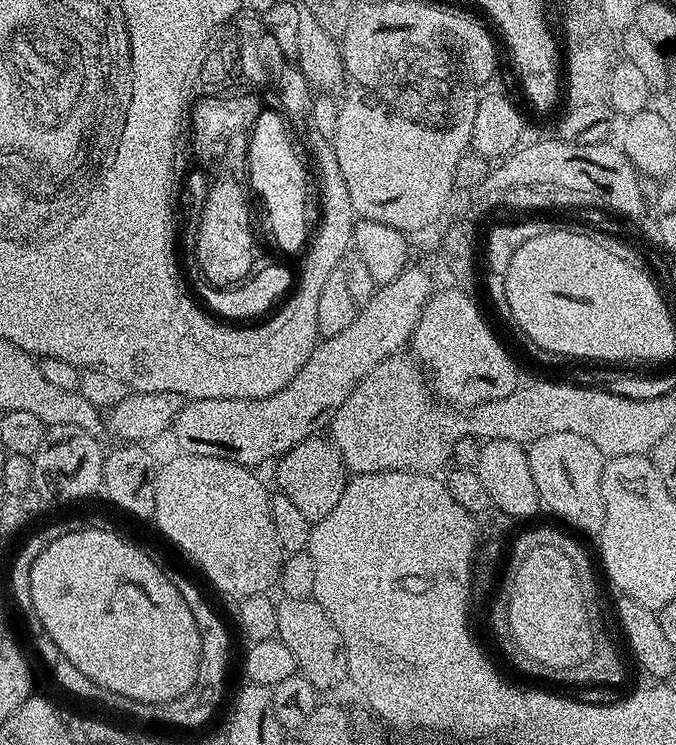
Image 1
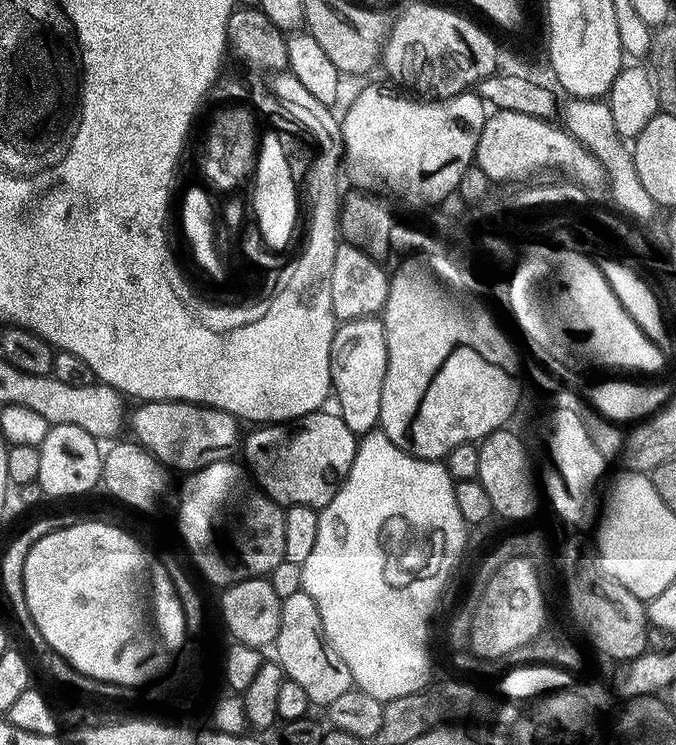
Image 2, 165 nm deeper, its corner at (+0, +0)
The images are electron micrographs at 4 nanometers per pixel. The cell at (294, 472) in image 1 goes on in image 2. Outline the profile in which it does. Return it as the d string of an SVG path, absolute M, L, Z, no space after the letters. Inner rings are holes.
M328 411L311 412L283 424L256 426L251 429L253 432L249 436L247 433L243 437L242 449L244 448L245 460L243 463L260 491L275 504L284 508L310 506L319 510L325 508L334 498L334 494L338 494L338 490L344 485L346 474L350 474L350 466L354 466L358 436L351 432L335 411Z

